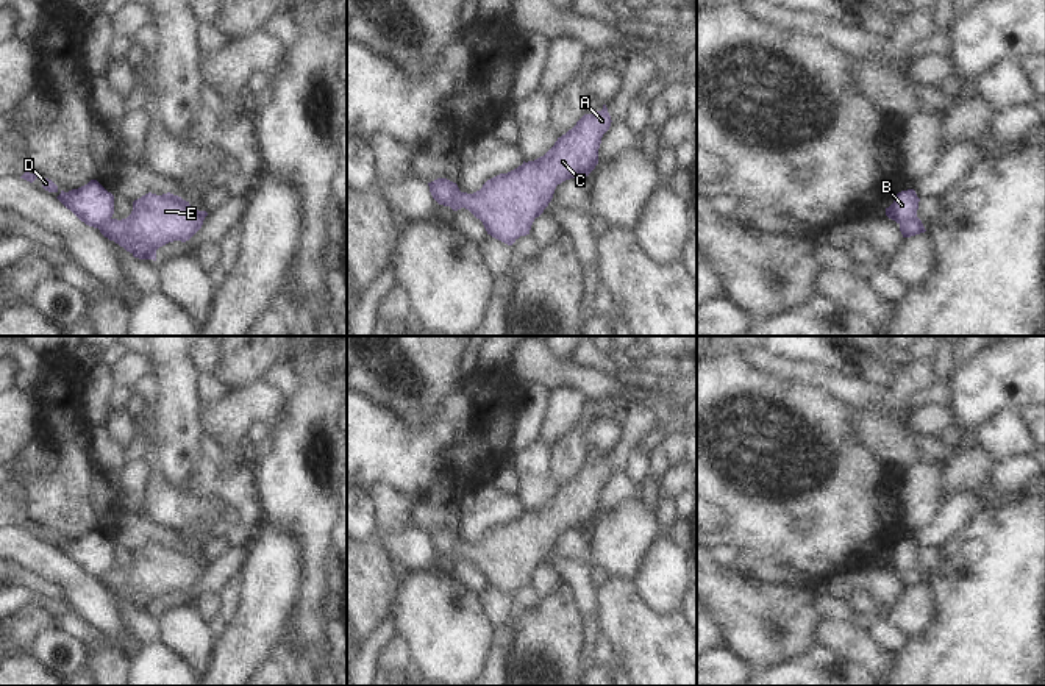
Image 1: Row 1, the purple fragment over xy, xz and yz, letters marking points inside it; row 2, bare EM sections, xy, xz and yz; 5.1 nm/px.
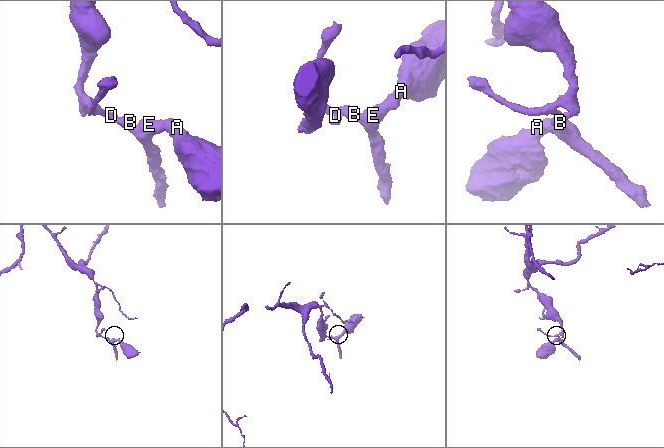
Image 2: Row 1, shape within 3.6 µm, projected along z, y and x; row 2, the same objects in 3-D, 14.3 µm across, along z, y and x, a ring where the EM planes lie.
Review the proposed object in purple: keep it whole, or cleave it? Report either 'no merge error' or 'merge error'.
merge error

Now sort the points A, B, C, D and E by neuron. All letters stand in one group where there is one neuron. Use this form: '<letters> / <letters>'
A C E / B D

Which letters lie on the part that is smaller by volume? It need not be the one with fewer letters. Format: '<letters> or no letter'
A, C, E.

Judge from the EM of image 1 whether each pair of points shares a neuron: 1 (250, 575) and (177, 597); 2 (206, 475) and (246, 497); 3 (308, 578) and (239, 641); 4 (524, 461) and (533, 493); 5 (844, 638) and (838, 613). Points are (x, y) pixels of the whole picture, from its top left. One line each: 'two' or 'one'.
1: two
2: one
3: two
4: one
5: two

